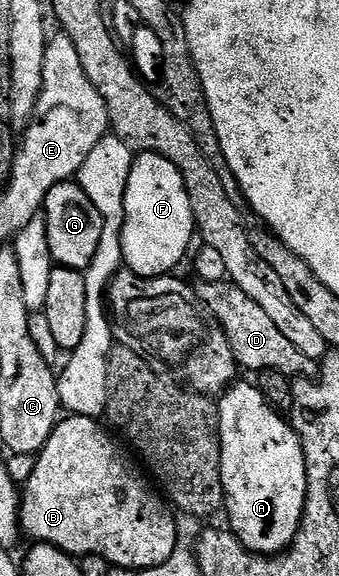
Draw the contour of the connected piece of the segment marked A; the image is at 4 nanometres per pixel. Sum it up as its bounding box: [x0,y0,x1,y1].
[218,381,308,556]

